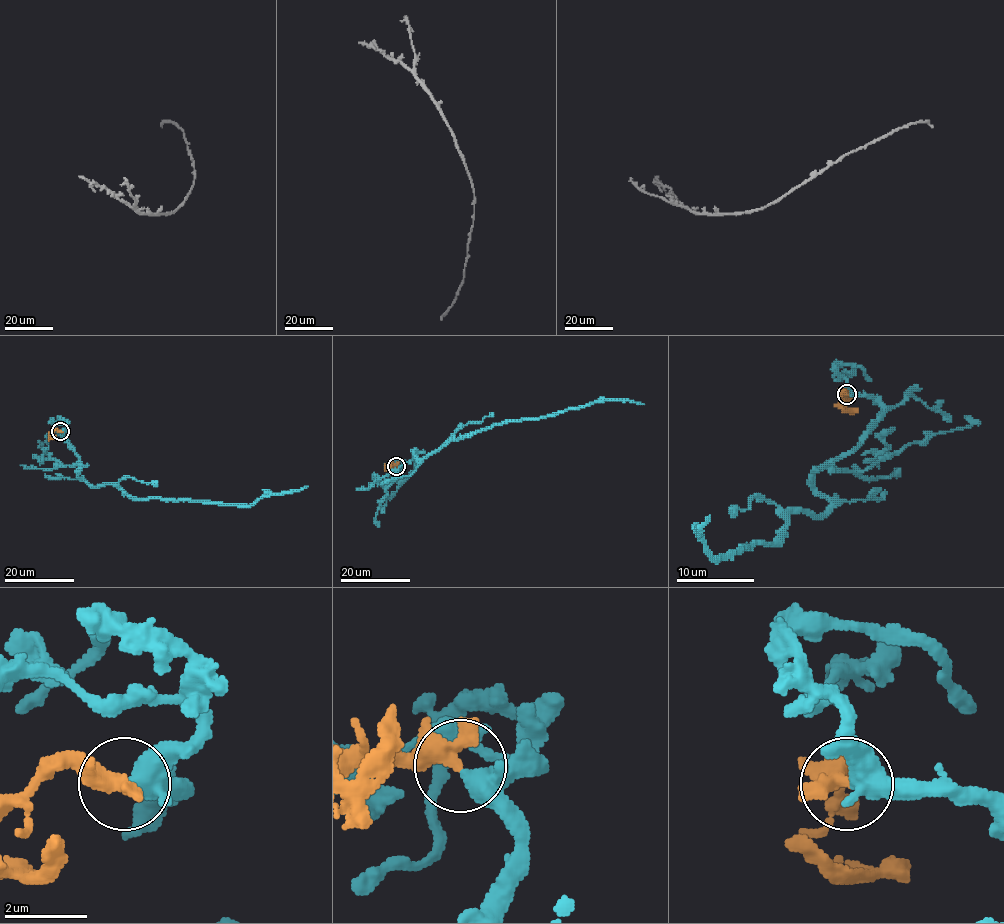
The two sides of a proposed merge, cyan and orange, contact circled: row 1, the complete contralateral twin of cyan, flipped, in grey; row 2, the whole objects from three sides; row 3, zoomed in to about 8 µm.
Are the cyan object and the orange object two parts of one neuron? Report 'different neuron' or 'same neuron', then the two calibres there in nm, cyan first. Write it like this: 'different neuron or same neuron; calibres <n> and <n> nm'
same neuron; calibres 320 and 360 nm

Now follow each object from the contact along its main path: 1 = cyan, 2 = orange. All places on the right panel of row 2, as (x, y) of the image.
1: (848, 394), (881, 412), (815, 474), (820, 515), (791, 513), (772, 542), (719, 558), (700, 536), (710, 515)
2: (846, 394), (846, 404), (852, 410), (857, 410)

